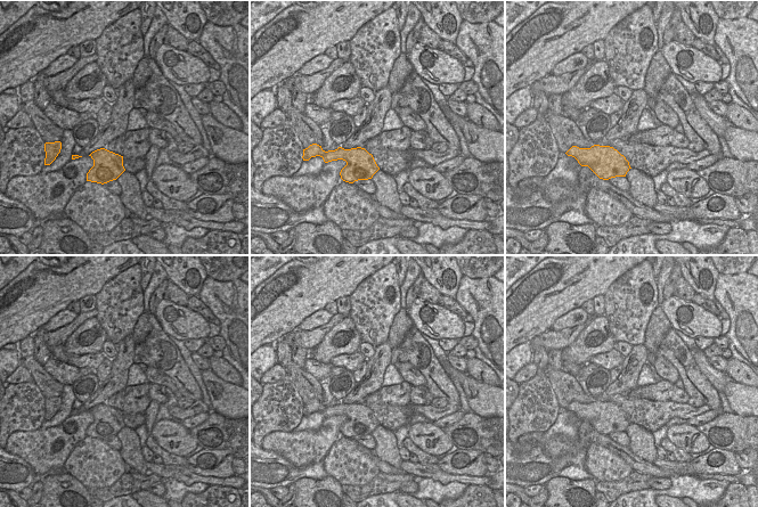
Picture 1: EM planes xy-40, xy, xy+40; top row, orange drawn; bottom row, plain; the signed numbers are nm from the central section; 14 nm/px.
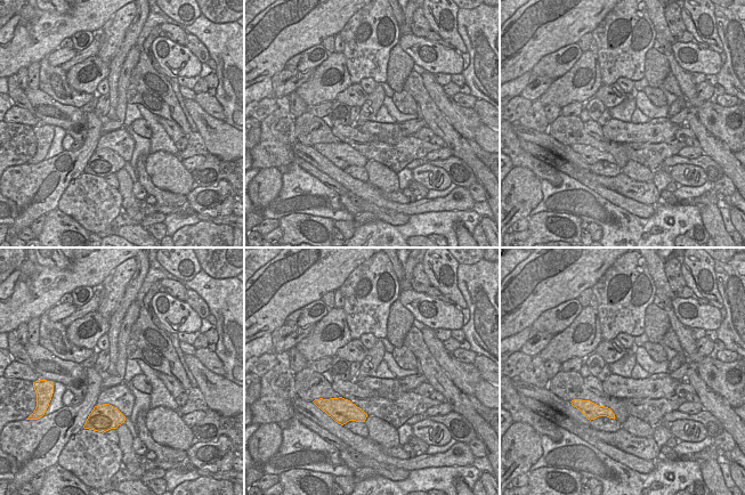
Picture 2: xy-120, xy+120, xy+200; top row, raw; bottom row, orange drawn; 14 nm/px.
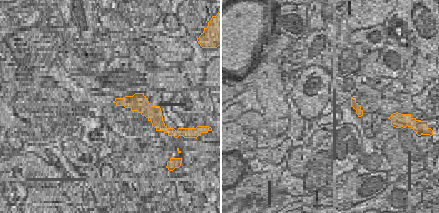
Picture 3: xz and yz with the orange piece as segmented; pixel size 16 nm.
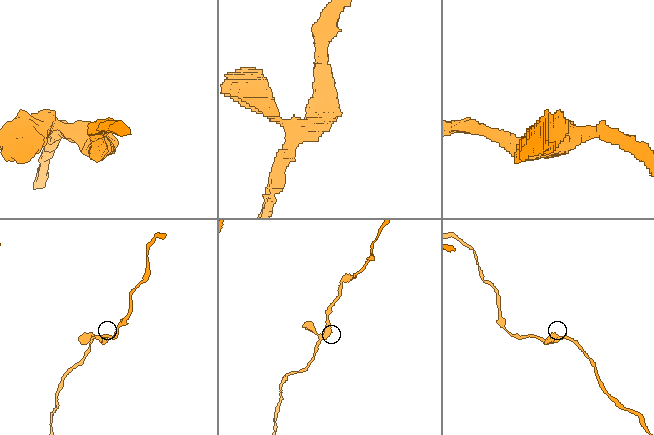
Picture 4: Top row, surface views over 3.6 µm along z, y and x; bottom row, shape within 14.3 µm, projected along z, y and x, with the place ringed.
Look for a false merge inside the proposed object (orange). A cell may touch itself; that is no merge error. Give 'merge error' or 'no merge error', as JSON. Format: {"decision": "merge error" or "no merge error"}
{"decision": "no merge error"}

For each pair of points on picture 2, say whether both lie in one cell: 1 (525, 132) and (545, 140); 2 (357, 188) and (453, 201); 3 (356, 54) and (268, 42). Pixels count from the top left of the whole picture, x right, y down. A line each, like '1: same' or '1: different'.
1: same
2: same
3: different

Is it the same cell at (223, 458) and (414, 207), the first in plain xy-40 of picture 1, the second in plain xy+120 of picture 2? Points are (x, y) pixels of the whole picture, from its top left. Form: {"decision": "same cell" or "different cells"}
{"decision": "same cell"}

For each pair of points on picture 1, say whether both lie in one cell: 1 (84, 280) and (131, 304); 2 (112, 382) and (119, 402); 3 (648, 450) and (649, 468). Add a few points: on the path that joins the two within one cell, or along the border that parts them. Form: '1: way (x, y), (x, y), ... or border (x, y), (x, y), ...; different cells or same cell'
1: border (122, 271), (111, 278), (95, 294); different cells
2: border (127, 386), (104, 402); different cells
3: border (628, 447), (635, 455), (652, 464); different cells

